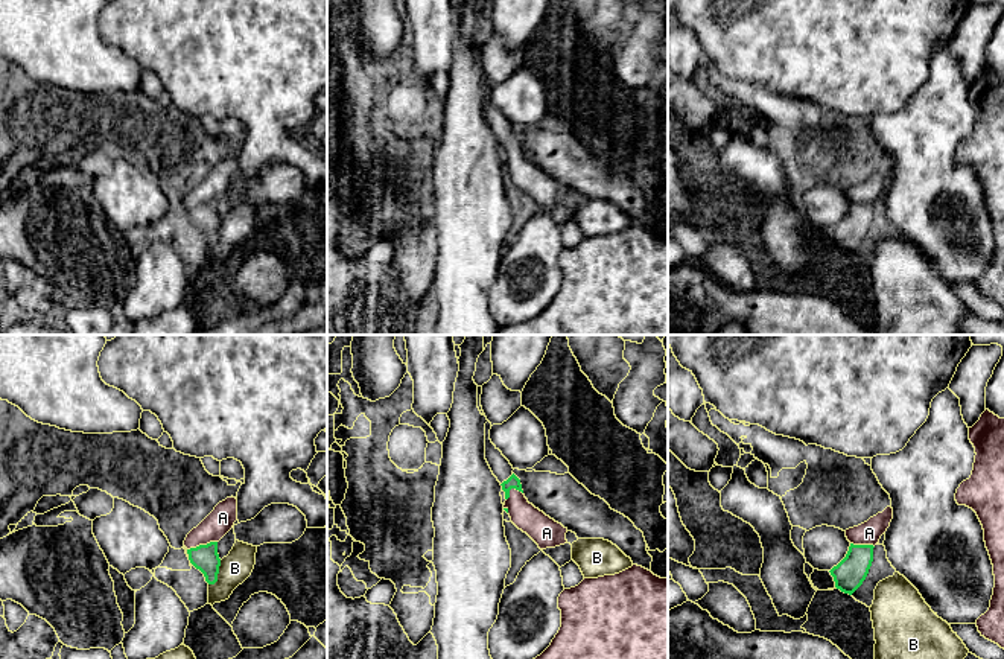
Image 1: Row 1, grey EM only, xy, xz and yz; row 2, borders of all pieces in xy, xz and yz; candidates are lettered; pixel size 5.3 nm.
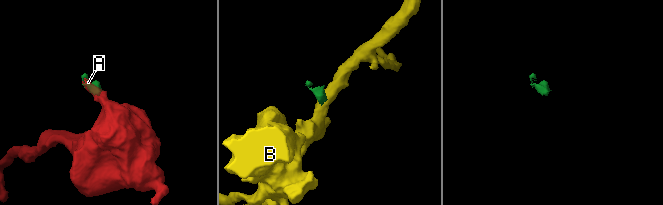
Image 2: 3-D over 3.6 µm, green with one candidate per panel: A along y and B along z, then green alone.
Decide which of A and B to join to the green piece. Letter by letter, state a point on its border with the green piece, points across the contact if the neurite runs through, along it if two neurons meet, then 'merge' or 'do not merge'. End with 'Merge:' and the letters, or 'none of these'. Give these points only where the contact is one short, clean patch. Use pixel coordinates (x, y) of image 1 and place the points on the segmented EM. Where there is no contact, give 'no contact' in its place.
A: meets green in xy at (201, 545); runs through xy (204, 557), (201, 545), (207, 533), (222, 518); merge
B: meets green in xy at (218, 573); border along xy (221, 560), (218, 579), (209, 585); do not merge
Merge: A

